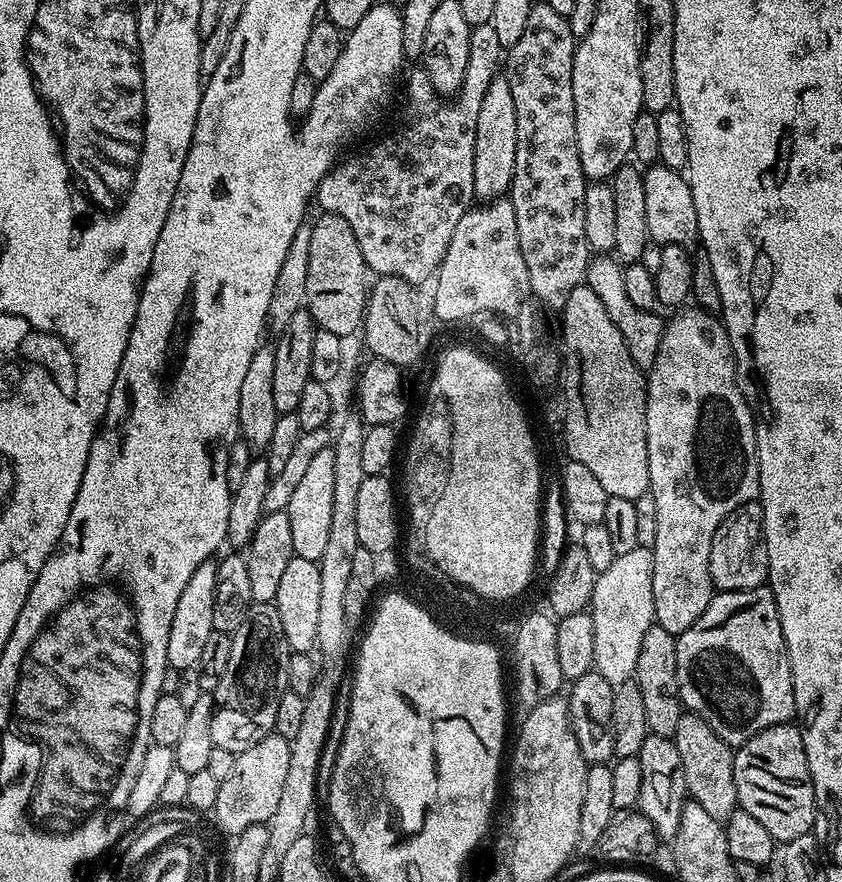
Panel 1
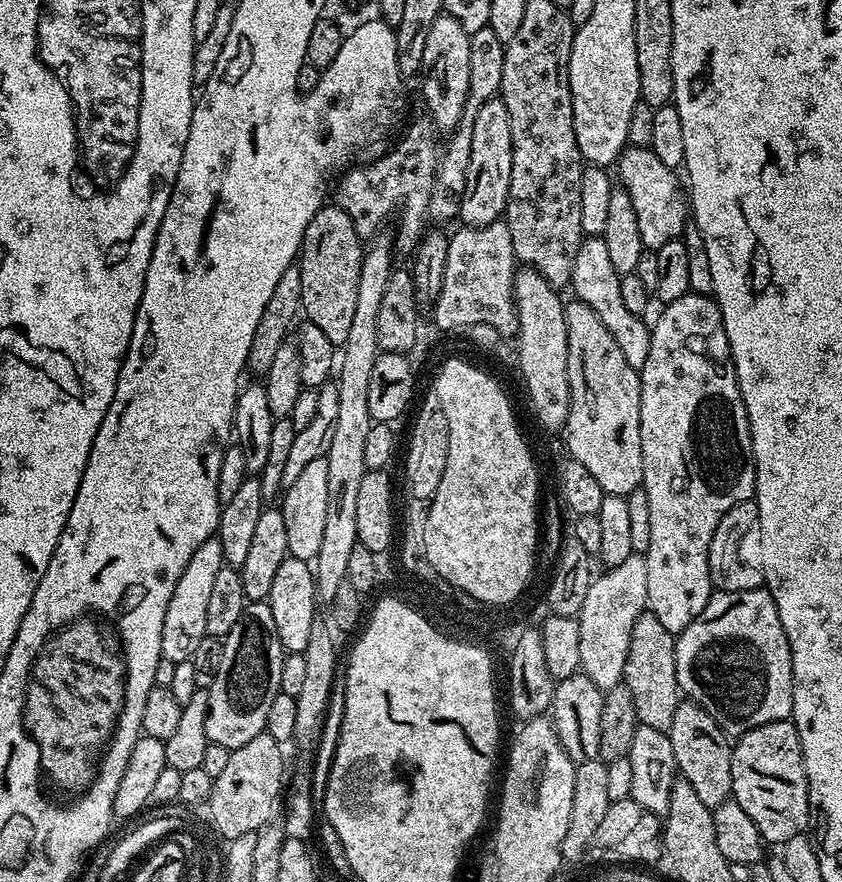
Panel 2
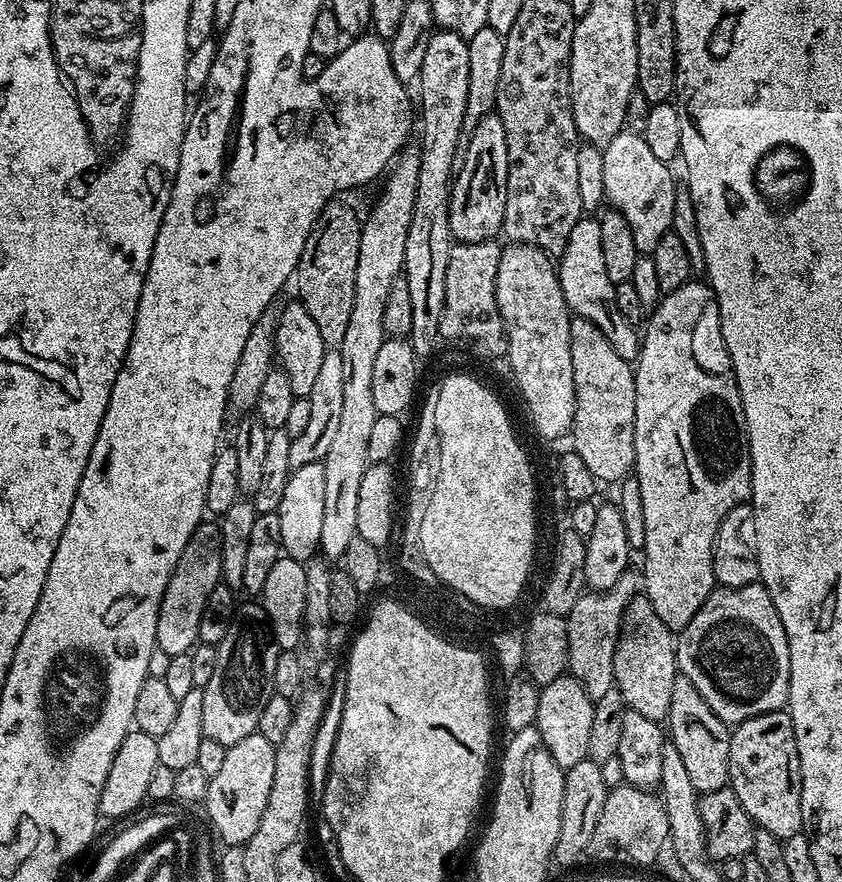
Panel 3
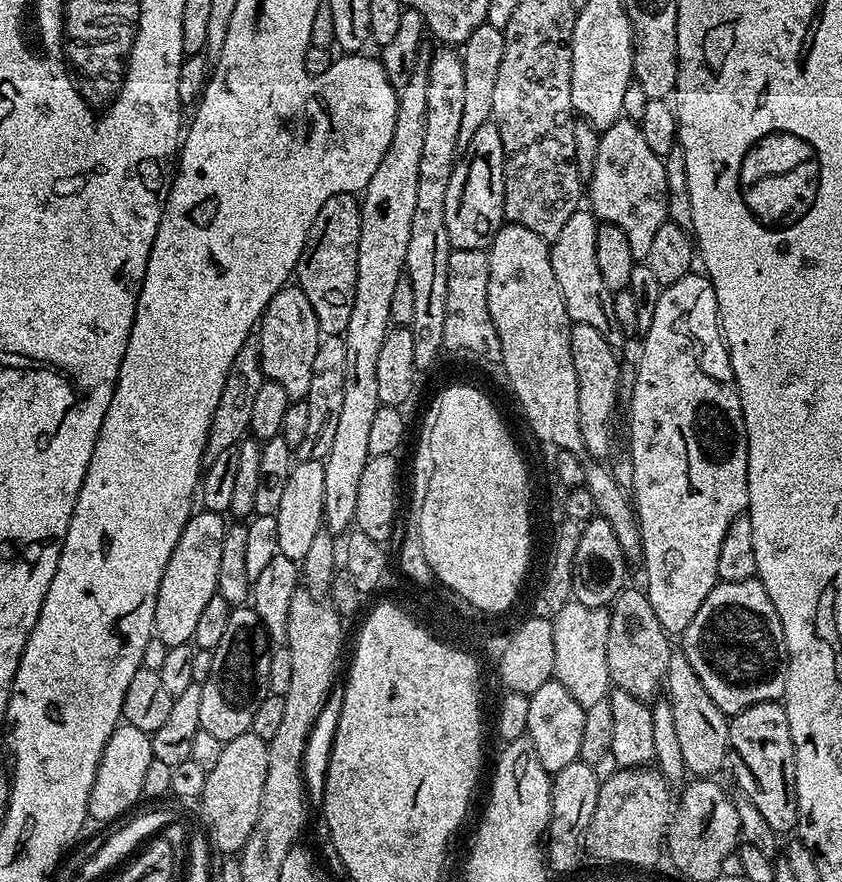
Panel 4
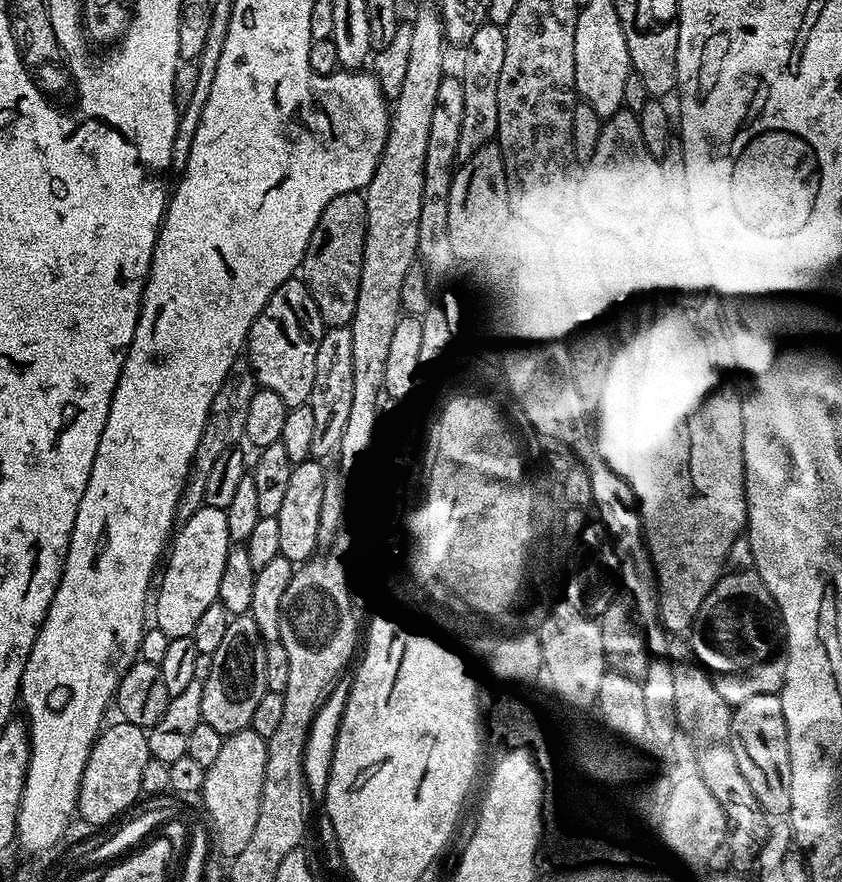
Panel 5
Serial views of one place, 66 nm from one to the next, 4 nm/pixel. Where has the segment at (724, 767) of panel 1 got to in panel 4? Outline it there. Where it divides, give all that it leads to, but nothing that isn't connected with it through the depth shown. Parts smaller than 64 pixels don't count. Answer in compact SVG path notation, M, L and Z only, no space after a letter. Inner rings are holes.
M673 650L670 654L670 666L664 679L666 698L674 710L674 727L678 733L678 742L682 749L685 769L696 778L712 778L720 767L725 767L730 756L728 746L729 717L718 706L714 706L714 698L706 694L706 686L702 686L698 674L694 674L694 666L684 656L683 651Z

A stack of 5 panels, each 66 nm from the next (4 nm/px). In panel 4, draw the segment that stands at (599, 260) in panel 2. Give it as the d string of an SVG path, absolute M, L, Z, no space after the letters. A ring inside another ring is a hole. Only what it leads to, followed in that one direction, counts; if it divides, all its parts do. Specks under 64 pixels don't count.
M577 210L574 214L570 214L566 226L562 226L562 234L558 234L556 239L551 241L554 278L558 278L558 286L568 311L569 321L572 324L594 326L594 330L598 330L598 334L606 338L610 347L620 350L623 349L626 333L616 323L613 293L608 291L606 282L602 282L602 274L598 271L598 258L596 257L598 220L584 211Z

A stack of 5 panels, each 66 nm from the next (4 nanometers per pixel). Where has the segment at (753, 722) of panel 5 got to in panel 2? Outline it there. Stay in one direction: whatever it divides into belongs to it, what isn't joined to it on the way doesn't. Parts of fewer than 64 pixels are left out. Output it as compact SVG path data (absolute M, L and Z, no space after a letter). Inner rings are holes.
M791 719L778 722L766 722L766 726L758 726L754 730L745 732L732 744L732 761L730 762L732 775L731 799L736 801L746 814L758 826L760 836L765 845L783 846L790 838L801 835L808 824L810 809L808 806L808 779L802 758L802 746L798 738L798 730Z

